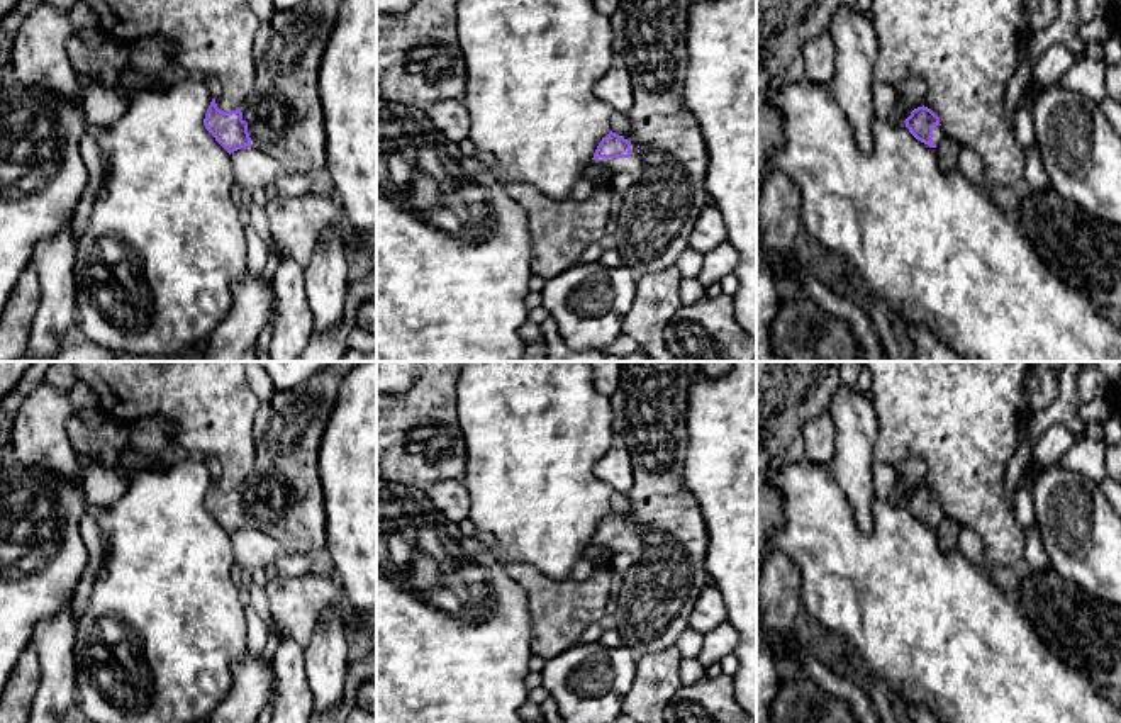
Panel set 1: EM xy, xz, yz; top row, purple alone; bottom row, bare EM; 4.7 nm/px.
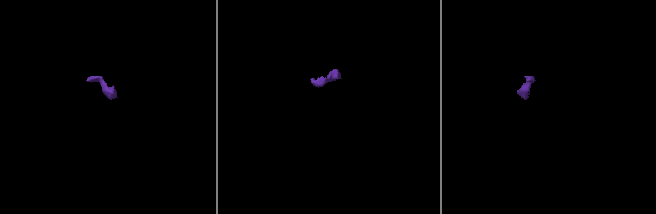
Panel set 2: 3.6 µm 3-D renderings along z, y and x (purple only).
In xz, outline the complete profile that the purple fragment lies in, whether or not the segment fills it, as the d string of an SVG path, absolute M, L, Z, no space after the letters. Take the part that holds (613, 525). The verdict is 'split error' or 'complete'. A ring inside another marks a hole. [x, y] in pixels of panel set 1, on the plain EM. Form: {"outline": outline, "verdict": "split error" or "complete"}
{"outline": "M622 362L619 387L609 397L614 433L633 463L633 487L626 494L631 519L611 511L599 523L592 545L633 558L616 596L617 609L611 616L611 625L636 660L675 645L689 628L699 594L711 586L706 569L707 526L697 499L683 480L689 450L687 406L694 370L694 362Z", "verdict": "split error"}

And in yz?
{"outline": "M924 485L914 489L904 502L909 513L929 528L936 528L945 518L940 497Z", "verdict": "split error"}

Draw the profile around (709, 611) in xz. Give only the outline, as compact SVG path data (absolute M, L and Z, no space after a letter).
M707 586L697 597L689 626L700 635L714 631L728 618L722 594L716 586Z

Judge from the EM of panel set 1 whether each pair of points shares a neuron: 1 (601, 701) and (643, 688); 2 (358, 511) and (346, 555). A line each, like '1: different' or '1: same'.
1: different
2: same

